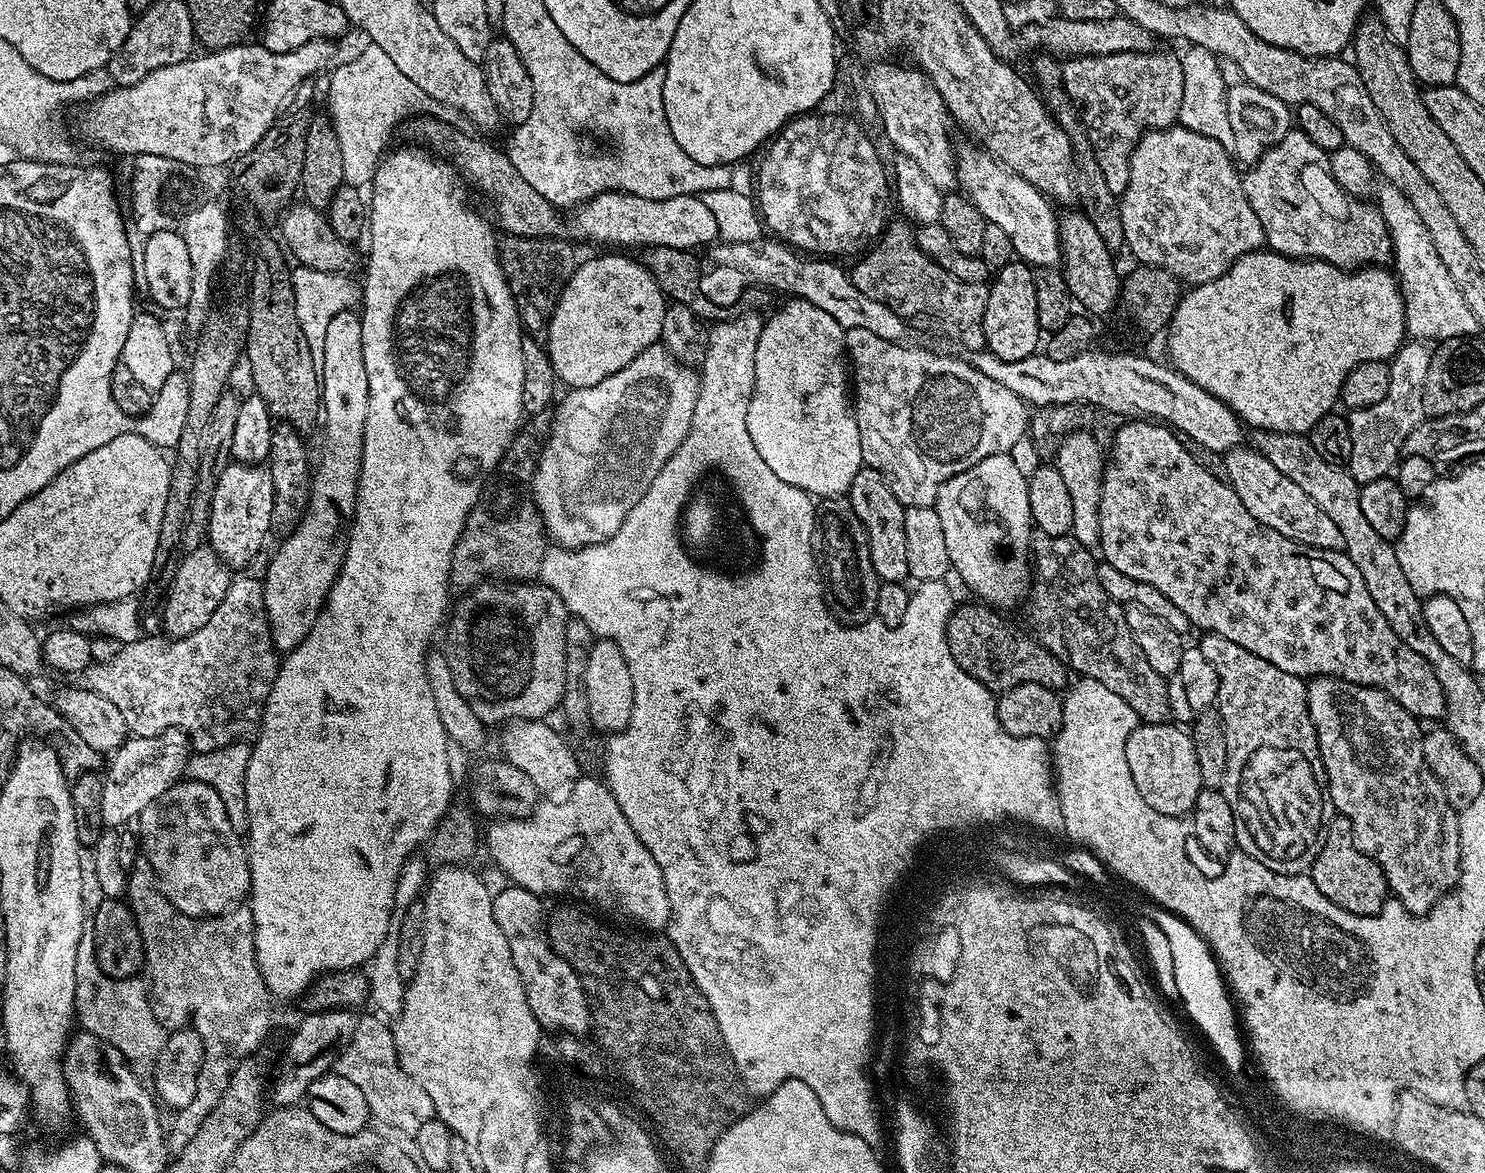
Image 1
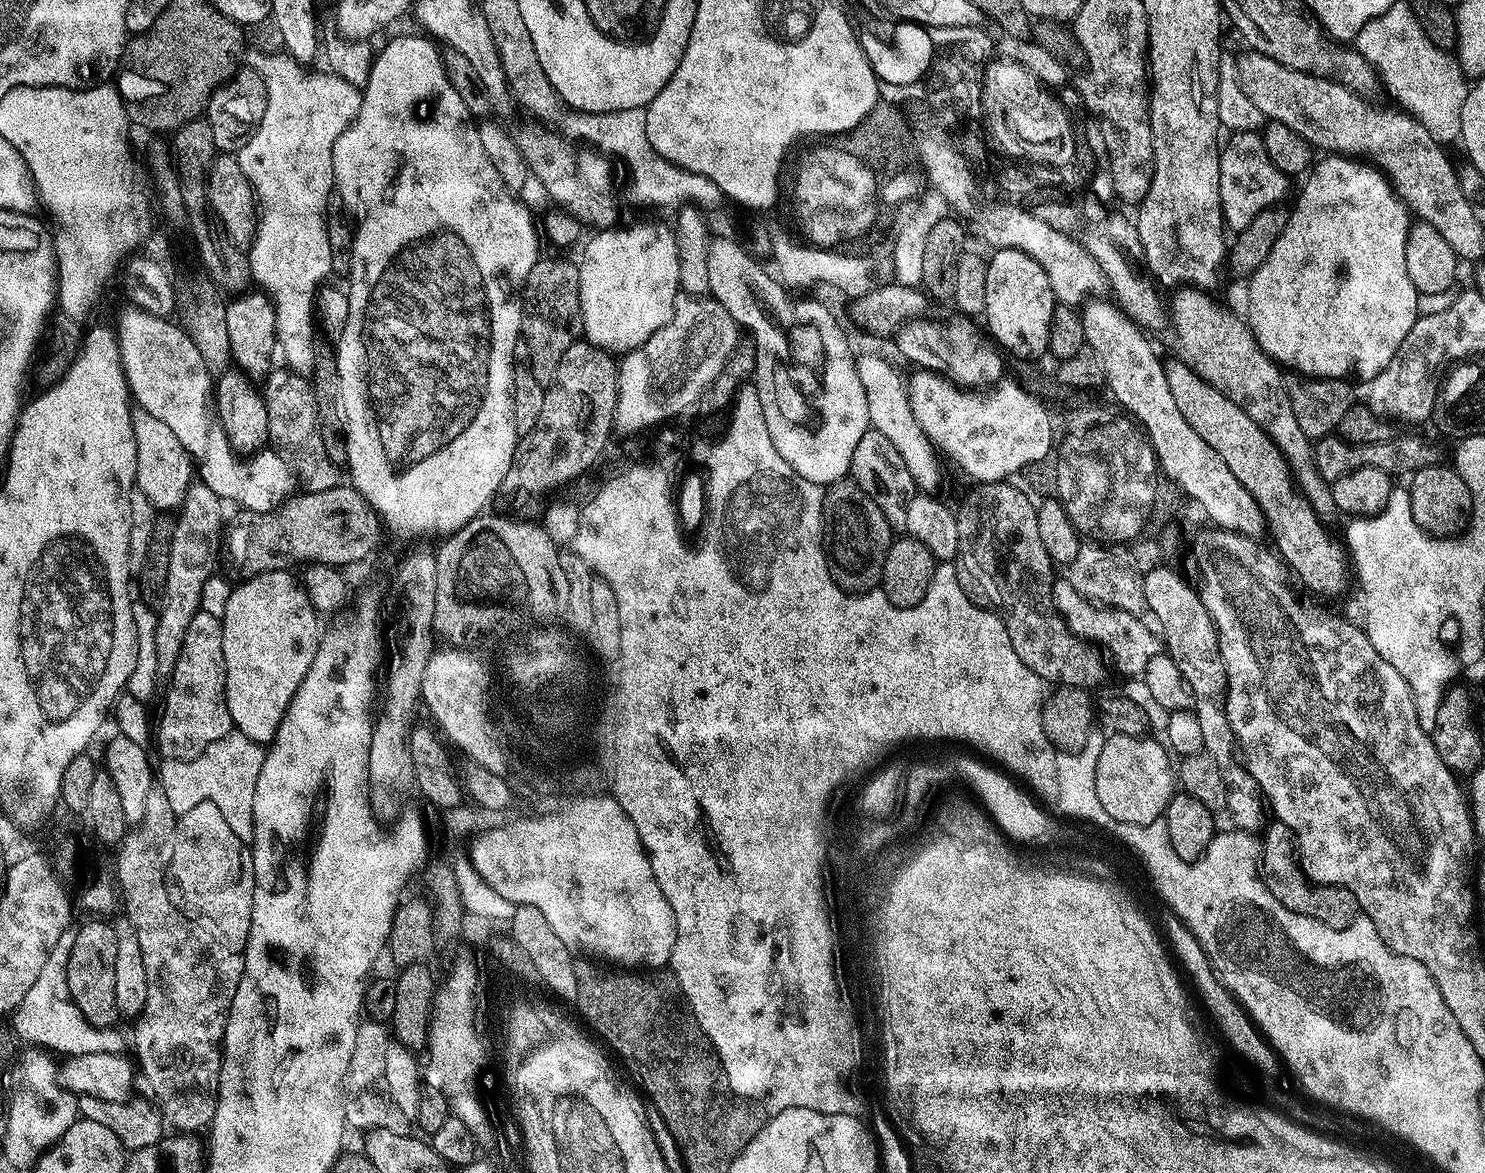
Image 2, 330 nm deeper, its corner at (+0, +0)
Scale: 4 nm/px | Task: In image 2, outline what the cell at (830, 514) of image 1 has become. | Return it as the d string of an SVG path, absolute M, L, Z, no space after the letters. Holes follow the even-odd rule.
M851 478L836 480L827 485L824 493L824 530L823 538L828 554L828 569L836 583L849 594L868 594L880 588L882 566L886 566L886 554L894 539L892 527L886 522L882 510L856 485Z

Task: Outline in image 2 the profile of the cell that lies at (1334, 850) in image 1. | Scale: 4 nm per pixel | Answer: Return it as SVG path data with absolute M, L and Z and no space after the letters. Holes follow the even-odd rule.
M1273 819L1268 829L1265 827L1264 840L1262 836L1262 851L1258 861L1258 871L1264 884L1294 914L1302 914L1306 918L1314 918L1334 930L1348 928L1360 912L1358 902L1350 890L1346 890L1337 884L1313 884L1304 871L1300 869L1296 842L1292 831L1281 820Z

